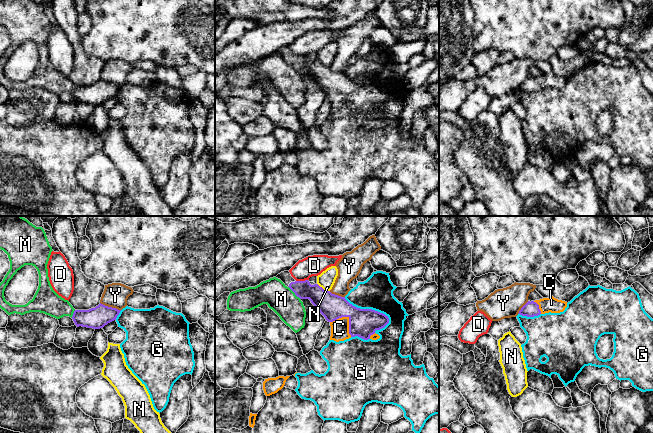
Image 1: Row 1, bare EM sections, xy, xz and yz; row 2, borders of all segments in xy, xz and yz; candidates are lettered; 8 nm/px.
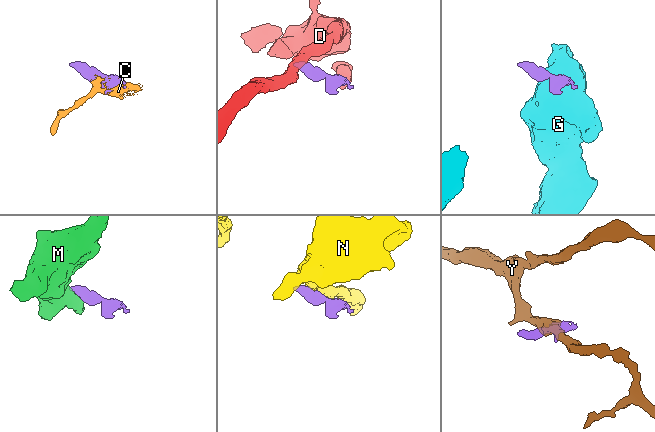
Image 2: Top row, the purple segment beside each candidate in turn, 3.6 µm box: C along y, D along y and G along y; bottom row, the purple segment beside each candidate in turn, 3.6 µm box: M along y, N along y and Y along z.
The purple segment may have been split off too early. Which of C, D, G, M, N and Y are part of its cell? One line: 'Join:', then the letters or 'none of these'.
Join: C

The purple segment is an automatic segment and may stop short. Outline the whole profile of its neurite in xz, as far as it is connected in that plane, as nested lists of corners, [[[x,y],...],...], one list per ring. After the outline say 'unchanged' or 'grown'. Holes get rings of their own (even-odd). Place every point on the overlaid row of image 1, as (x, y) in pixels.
[[[289,271],[276,276],[300,299],[309,299],[331,326],[330,340],[344,341],[358,336],[364,340],[380,338],[376,330],[384,328],[389,318],[372,309],[360,309],[350,304],[345,297],[332,294],[308,280],[296,281]]] | grown

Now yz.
[[[549,297],[535,301],[528,301],[518,314],[527,317],[534,317],[545,313],[560,313],[567,307],[567,302]]] | grown

